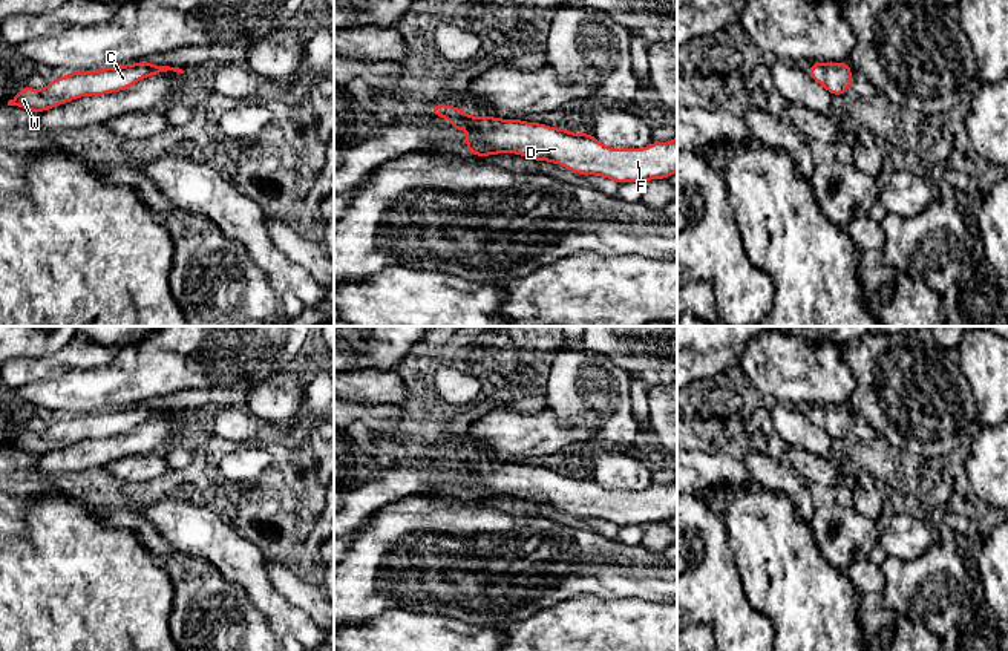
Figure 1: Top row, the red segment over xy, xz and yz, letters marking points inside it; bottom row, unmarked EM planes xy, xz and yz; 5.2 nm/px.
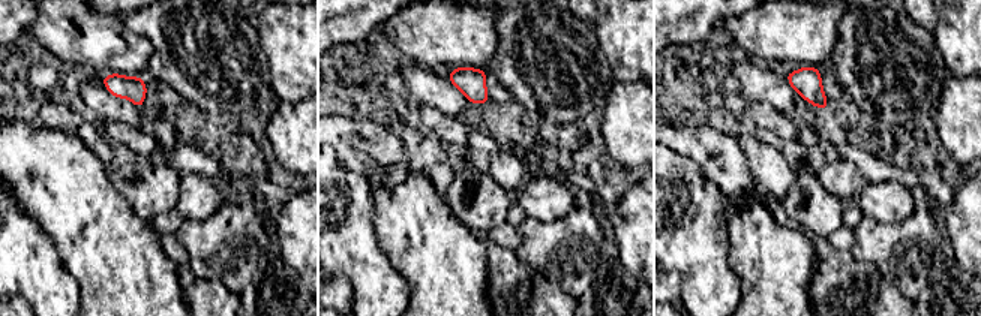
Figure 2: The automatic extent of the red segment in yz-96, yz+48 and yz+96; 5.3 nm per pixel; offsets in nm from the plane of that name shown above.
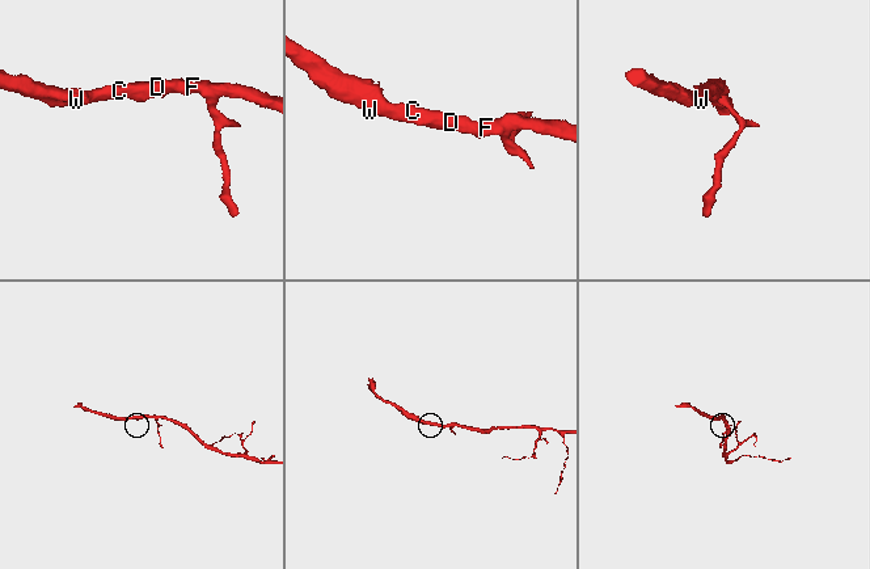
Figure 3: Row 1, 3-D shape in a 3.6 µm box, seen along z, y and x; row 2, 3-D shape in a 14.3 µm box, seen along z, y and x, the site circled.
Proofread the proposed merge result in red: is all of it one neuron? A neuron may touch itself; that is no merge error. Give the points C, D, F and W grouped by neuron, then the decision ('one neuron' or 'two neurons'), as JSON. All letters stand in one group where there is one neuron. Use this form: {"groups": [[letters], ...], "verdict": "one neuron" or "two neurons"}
{"groups": [["C", "D", "F", "W"]], "verdict": "one neuron"}

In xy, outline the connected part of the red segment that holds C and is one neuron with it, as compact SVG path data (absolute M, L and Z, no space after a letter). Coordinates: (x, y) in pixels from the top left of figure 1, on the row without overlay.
M147 403L119 411L69 415L64 420L49 424L41 433L25 429L12 443L8 444L8 449L17 449L35 456L41 456L47 452L61 449L81 440L106 438L126 433L141 421L149 421L167 414L184 417L184 414L179 411L156 409Z

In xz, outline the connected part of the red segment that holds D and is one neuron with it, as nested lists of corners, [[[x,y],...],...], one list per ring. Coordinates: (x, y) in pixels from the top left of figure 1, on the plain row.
[[[443,446],[429,456],[446,461],[455,473],[466,473],[466,493],[479,501],[515,496],[559,507],[576,518],[604,519],[616,527],[666,522],[677,515],[677,479],[643,492],[611,492],[591,476],[522,463],[472,460],[463,450]]]

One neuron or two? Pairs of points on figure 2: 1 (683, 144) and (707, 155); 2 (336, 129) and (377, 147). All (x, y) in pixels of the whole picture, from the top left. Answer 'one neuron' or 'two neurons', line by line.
1: one neuron
2: one neuron

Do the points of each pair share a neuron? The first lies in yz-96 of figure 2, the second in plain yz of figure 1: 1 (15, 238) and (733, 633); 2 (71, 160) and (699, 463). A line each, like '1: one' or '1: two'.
1: one
2: two

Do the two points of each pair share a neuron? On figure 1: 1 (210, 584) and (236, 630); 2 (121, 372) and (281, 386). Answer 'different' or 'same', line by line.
1: same
2: different

